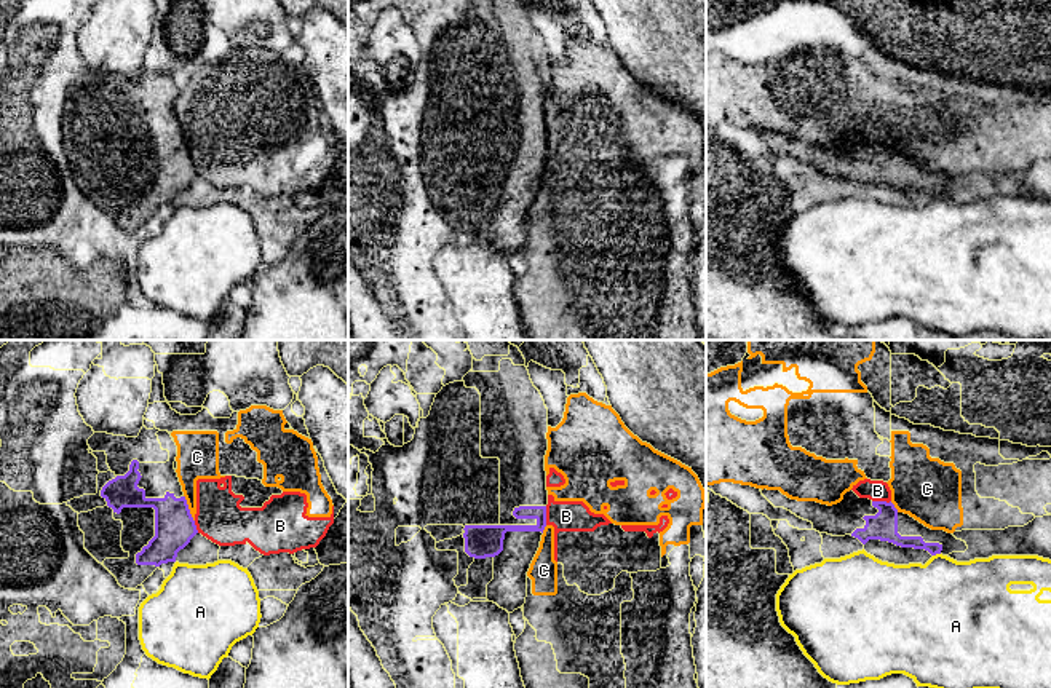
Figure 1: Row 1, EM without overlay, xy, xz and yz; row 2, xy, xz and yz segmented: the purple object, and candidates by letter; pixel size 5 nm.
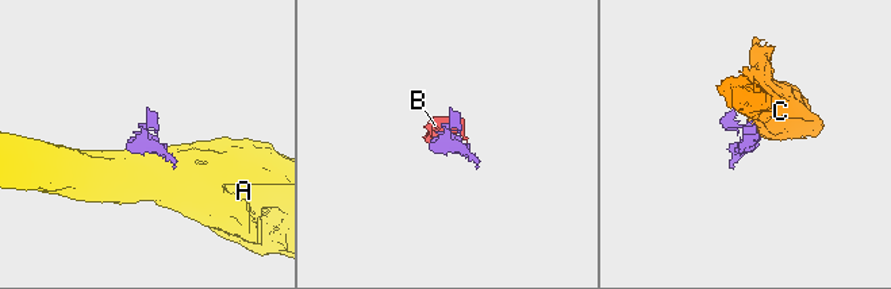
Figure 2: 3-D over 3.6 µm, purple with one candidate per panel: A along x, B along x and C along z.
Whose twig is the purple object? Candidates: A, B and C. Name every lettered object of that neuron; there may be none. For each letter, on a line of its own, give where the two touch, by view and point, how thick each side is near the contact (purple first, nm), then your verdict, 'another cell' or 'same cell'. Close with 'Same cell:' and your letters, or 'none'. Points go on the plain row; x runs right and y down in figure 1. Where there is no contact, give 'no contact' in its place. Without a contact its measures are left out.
A: yz (936, 195) | 70/420 nm | another cell
B: xz (545, 158) | 70/160 nm | another cell
C: xy (187, 150) | 200/190 nm | another cell
Same cell: none

